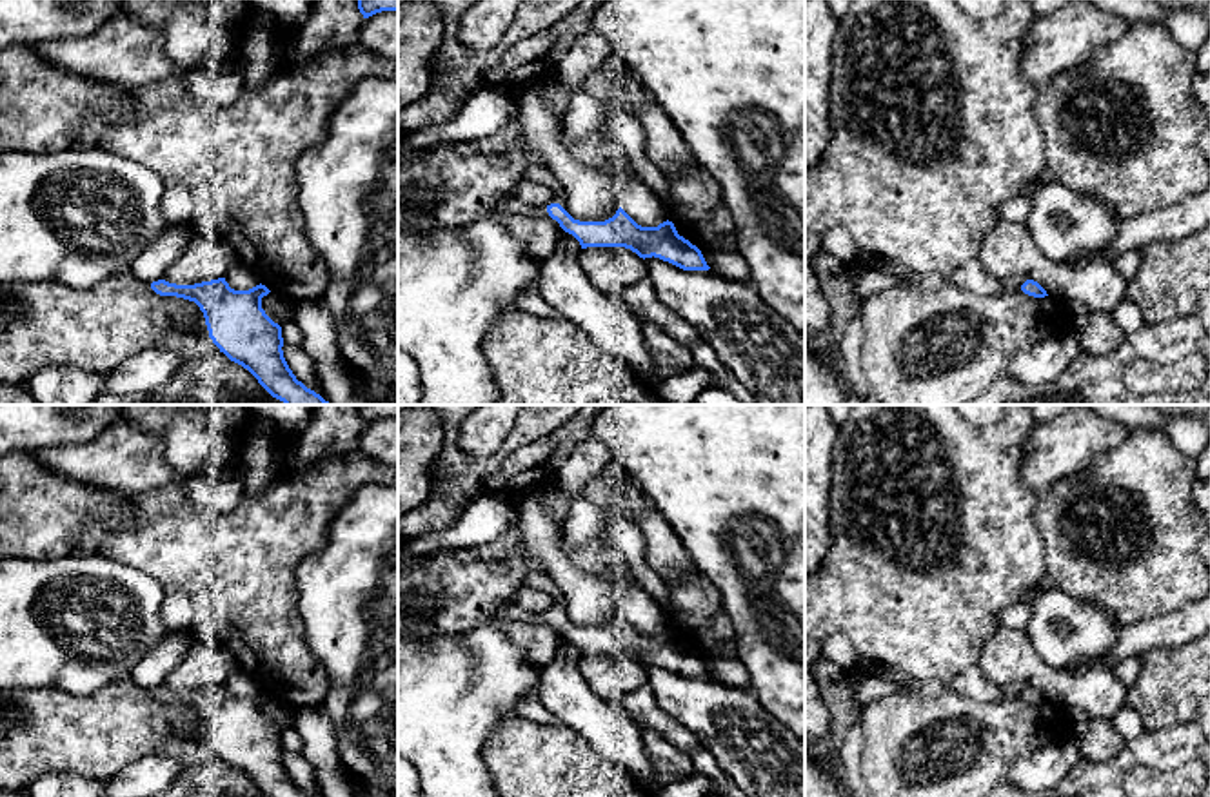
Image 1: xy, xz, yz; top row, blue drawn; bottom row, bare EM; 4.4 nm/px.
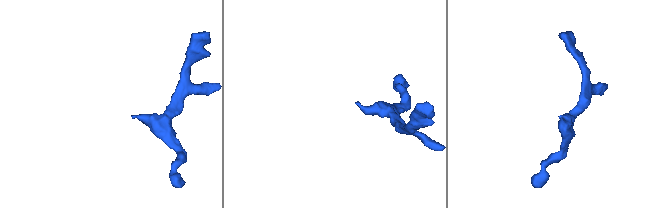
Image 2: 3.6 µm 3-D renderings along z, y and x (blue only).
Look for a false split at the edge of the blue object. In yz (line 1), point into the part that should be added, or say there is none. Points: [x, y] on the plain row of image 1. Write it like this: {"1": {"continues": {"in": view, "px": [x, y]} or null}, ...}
{"1": {"continues": null}}

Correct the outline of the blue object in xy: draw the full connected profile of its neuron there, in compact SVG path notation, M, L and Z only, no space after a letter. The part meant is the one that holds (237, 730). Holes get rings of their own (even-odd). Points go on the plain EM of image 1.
M225 684L194 692L158 686L151 695L160 703L194 708L213 750L247 775L265 797L311 797L296 786L283 764L282 733L262 715L262 704L271 699L265 692L234 697Z

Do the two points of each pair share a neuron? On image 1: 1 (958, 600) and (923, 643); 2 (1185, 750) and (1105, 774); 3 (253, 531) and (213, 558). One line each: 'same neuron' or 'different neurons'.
1: same neuron
2: same neuron
3: same neuron

